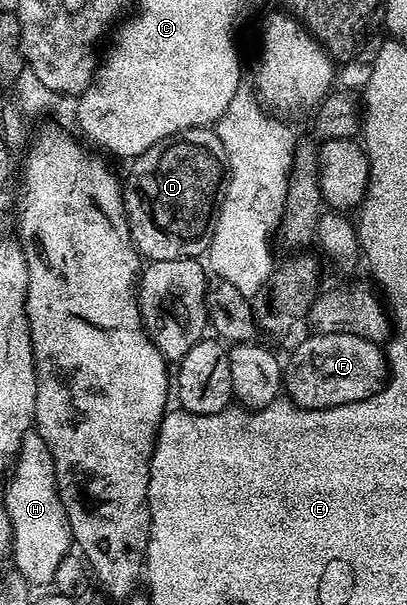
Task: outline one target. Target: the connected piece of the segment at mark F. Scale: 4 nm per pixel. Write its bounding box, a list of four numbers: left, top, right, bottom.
[283,333,389,410]

